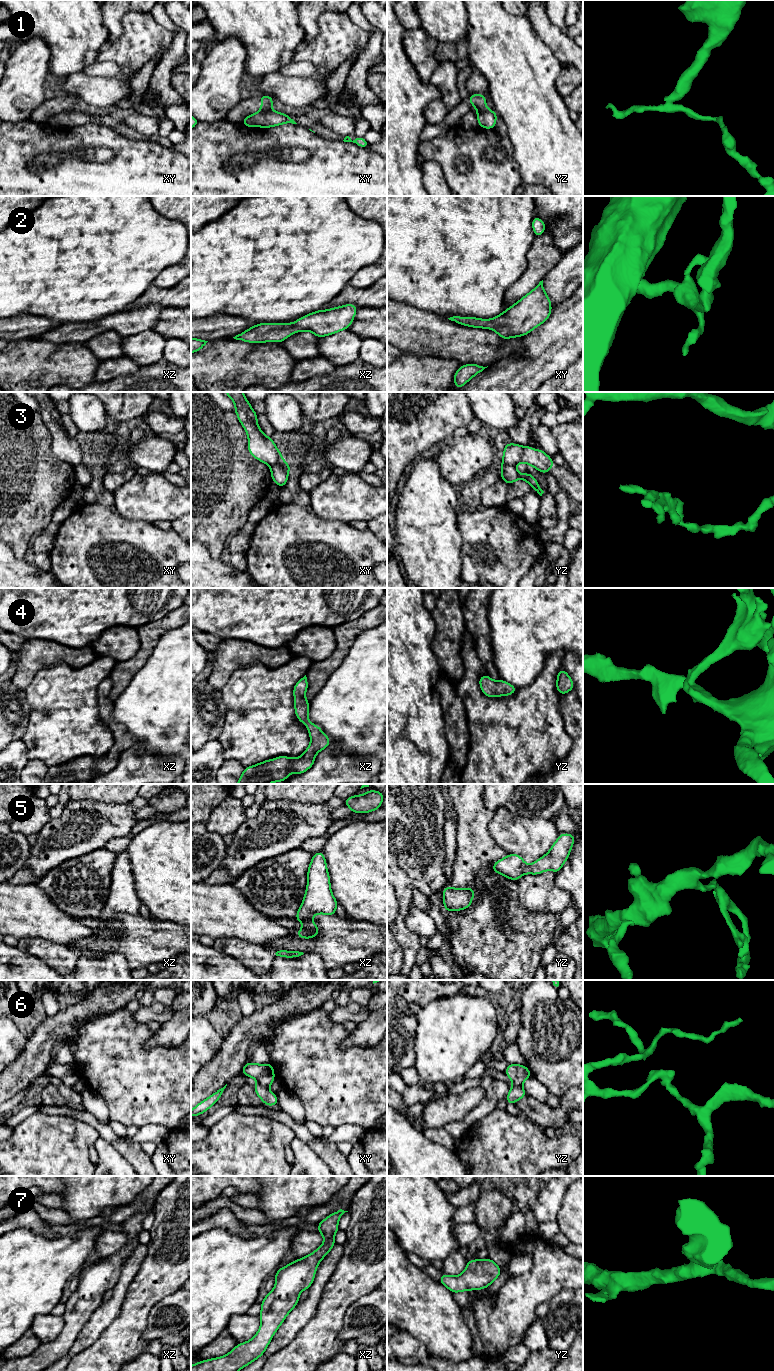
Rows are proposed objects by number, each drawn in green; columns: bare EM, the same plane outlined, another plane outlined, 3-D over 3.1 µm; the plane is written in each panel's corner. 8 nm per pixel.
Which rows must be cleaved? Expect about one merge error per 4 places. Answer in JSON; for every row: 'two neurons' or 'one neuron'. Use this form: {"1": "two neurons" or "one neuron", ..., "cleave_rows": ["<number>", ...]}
{"1": "two neurons", "2": "one neuron", "3": "two neurons", "4": "one neuron", "5": "one neuron", "6": "two neurons", "7": "one neuron", "cleave_rows": ["1", "3", "6"]}

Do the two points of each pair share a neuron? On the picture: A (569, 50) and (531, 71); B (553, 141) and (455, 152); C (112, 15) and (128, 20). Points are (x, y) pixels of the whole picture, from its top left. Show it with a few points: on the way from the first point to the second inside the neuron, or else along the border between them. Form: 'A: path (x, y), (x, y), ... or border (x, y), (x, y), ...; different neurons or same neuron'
A: border (540, 39), (562, 63); different neurons
B: border (506, 136), (512, 147), (513, 158), (519, 168); different neurons
C: border (143, 11), (124, 15), (122, 33), (115, 41); different neurons

